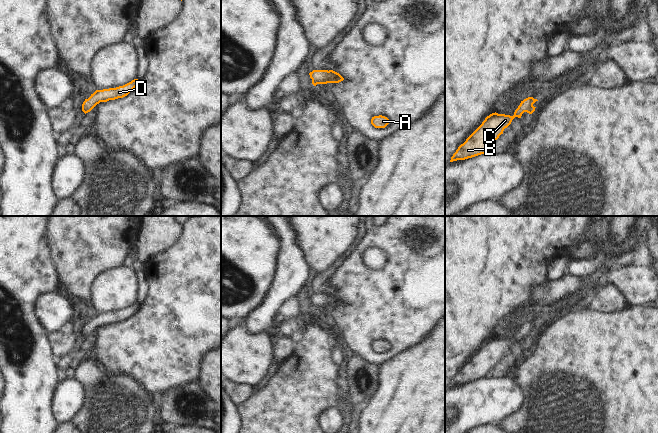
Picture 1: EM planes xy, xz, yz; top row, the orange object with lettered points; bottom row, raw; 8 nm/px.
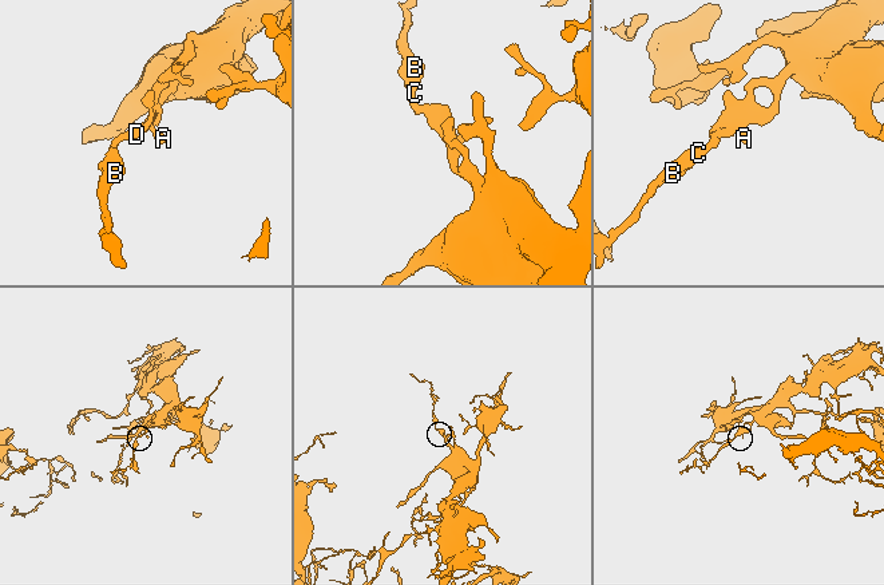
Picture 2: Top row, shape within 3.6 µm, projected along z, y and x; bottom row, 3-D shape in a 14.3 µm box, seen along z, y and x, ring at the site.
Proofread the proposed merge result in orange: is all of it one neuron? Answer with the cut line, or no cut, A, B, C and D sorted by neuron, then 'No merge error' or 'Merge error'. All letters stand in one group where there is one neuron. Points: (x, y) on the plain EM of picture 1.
No split. Groups: A B C D. No merge error.

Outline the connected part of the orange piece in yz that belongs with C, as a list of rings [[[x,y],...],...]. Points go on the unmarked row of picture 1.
[[[533,321],[524,323],[513,340],[496,336],[487,340],[482,348],[458,371],[450,386],[485,378],[487,373],[503,358],[504,353],[511,348],[515,341],[521,342],[524,336],[532,338],[535,335],[536,331],[533,328],[536,325],[538,324]]]

